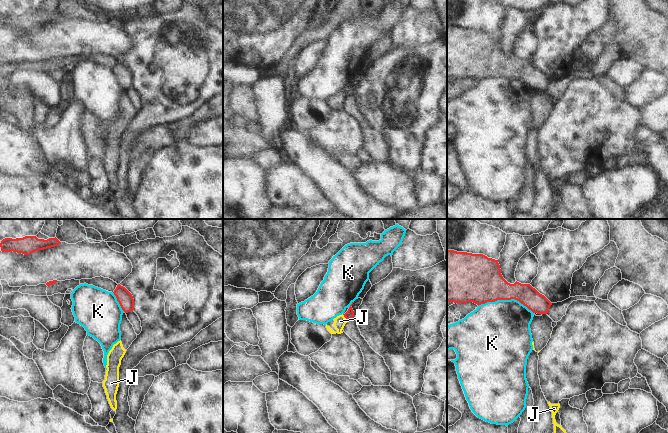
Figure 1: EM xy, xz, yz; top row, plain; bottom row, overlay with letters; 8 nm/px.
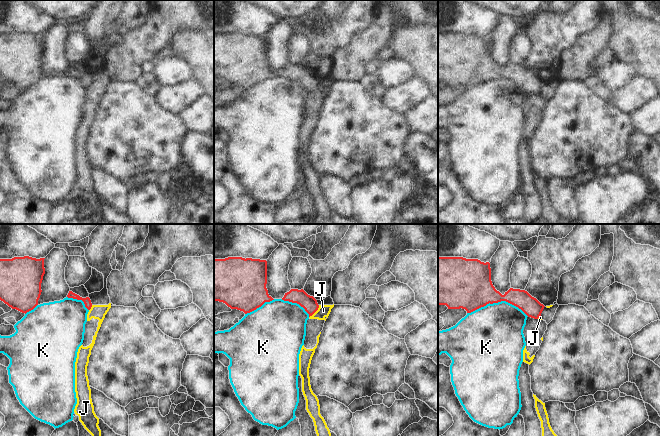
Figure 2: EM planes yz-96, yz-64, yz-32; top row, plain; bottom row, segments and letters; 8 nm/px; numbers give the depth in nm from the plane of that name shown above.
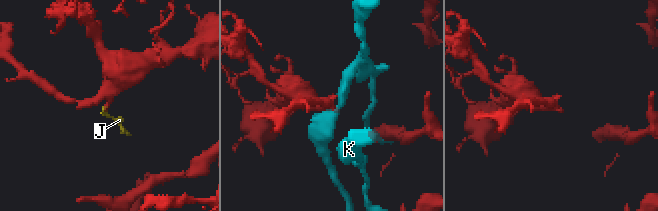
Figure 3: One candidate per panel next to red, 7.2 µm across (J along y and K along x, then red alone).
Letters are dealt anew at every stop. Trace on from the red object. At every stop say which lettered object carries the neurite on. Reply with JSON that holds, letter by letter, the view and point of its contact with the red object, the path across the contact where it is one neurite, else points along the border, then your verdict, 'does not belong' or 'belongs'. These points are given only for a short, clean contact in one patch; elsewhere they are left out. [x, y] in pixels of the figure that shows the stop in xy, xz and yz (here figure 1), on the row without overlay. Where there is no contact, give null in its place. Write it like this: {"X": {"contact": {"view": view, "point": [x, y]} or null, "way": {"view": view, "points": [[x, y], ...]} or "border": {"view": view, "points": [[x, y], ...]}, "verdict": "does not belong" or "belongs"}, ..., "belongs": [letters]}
{"J": {"contact": {"view": "xz", "point": [344, 92]}, "border": {"view": "xz", "points": [[342, 90], [347, 96]]}, "verdict": "does not belong"}, "K": {"contact": {"view": "yz", "point": [506, 75]}, "verdict": "does not belong"}, "belongs": []}

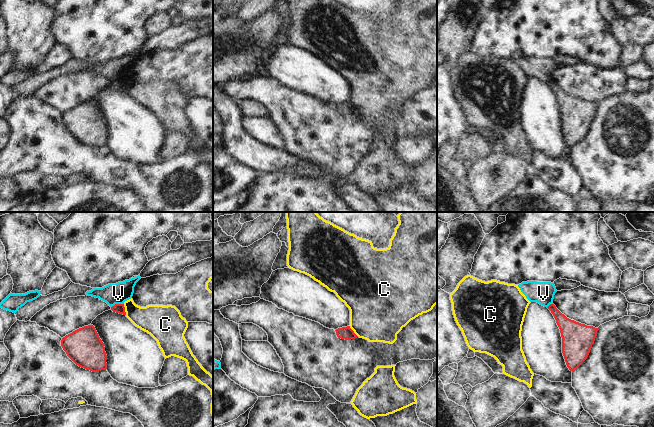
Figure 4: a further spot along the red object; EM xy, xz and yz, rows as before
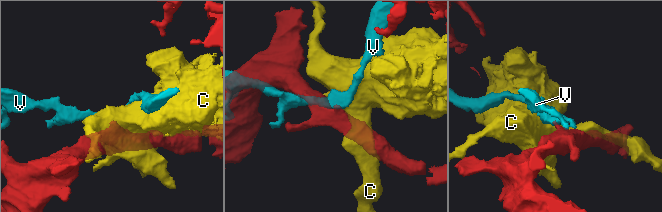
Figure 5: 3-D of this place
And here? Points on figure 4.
{"C": {"contact": {"view": "xz", "point": [353, 107]}, "verdict": "does not belong"}, "V": {"contact": {"view": "xy", "point": [117, 80]}, "border": {"view": "xy", "points": [[123, 79], [115, 79], [111, 83]]}, "verdict": "does not belong"}, "belongs": []}

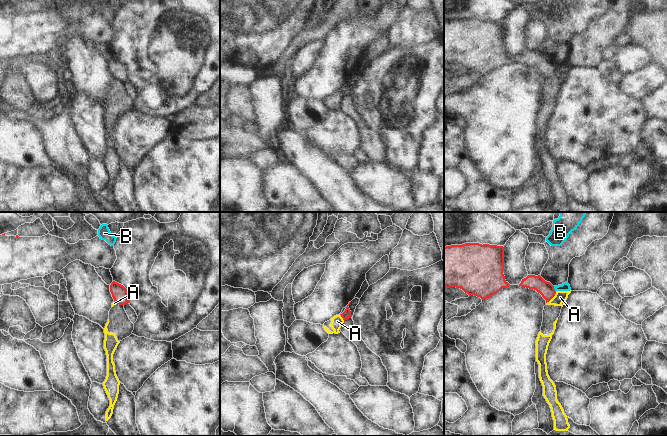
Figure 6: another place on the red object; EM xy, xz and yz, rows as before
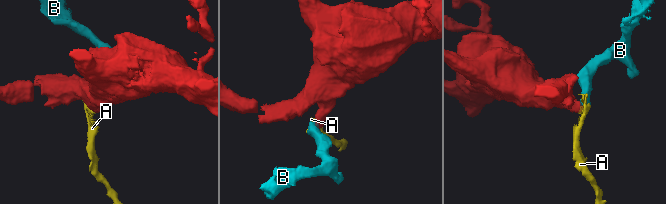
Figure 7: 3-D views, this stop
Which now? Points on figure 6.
{"A": {"contact": {"view": "yz", "point": [552, 73]}, "border": {"view": "yz", "points": [[556, 67], [546, 79]]}, "verdict": "does not belong"}, "B": {"contact": {"view": "yz", "point": [554, 65]}, "border": {"view": "yz", "points": [[553, 62], [555, 67]]}, "verdict": "does not belong"}, "belongs": []}

